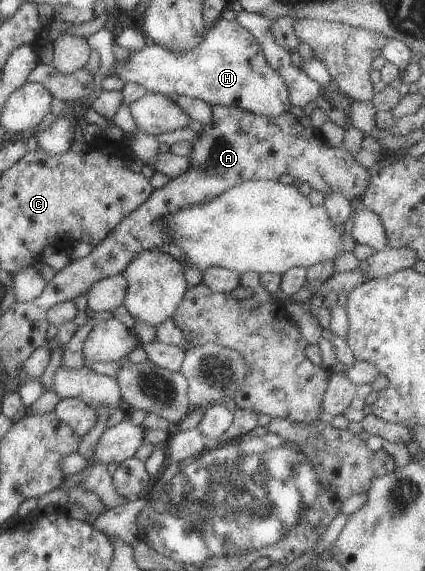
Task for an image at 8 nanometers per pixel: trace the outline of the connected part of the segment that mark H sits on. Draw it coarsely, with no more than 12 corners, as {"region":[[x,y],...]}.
{"region":[[235,20],[197,47],[147,45],[125,84],[255,115],[289,113],[289,87]]}

